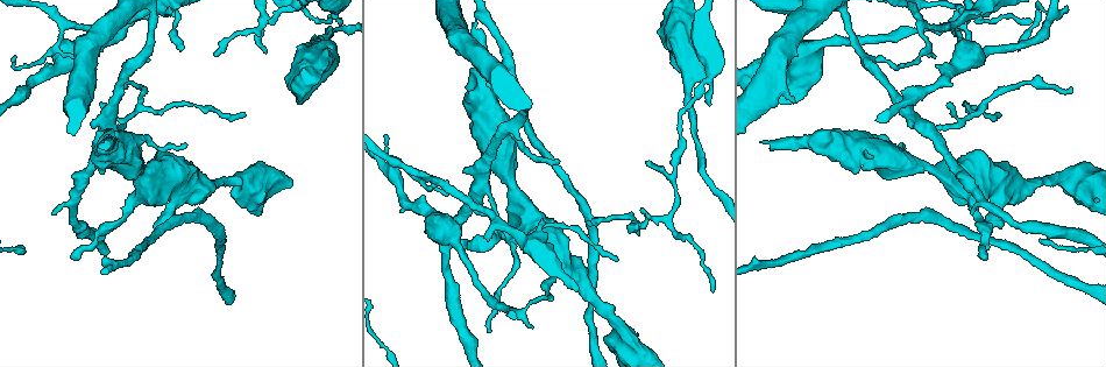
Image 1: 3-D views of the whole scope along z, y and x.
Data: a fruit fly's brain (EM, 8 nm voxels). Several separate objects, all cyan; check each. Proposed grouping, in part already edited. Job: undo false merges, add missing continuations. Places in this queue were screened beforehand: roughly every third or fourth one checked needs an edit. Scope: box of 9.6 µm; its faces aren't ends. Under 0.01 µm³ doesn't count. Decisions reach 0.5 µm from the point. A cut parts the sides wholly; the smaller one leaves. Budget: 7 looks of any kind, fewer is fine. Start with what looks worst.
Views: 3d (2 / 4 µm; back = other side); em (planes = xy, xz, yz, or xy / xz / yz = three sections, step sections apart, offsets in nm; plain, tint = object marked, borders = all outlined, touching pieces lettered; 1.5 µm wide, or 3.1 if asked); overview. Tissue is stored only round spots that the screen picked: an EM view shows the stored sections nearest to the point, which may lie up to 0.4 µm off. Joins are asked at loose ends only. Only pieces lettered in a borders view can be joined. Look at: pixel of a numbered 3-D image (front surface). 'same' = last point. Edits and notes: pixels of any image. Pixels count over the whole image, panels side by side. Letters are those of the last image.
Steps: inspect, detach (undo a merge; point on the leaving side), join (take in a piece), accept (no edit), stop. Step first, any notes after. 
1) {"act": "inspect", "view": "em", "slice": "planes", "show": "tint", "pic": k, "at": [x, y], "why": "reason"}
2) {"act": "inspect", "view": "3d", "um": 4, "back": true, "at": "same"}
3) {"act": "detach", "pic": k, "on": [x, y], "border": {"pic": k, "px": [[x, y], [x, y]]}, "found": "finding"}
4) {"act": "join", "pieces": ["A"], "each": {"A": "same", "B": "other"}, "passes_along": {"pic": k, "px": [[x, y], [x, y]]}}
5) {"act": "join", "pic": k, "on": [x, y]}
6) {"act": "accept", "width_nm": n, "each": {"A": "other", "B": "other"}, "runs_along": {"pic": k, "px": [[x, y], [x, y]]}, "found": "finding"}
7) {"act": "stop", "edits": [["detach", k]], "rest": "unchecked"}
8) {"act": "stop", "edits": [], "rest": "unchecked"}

{"act": "inspect", "view": "3d", "um": 4, "pic": 1, "at": [475, 19]}

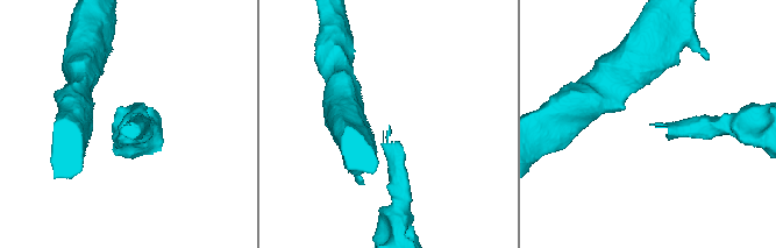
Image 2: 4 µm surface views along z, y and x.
{"act": "inspect", "view": "em", "slice": "xz", "step": 8, "show": "borders", "pic": 2, "at": [128, 122], "why": "shape alone is not enough"}

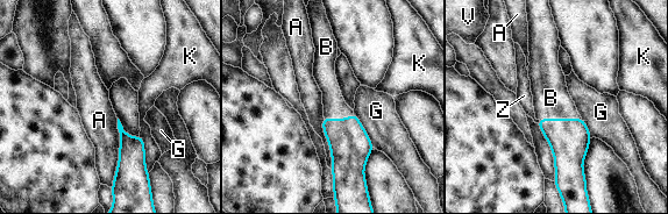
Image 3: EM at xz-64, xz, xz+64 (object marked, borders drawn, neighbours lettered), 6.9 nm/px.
{"act": "join", "pieces": ["B"], "each": {"A": "other", "B": "same", "G": "other", "K": "other", "V": "other", "Z": "other"}, "passes_along": {"pic": 3, "px": [[569, 138], [559, 119], [551, 98]]}, "found": "the neuron continues"}

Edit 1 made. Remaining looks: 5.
{"act": "inspect", "view": "overview", "why": "redraw"}

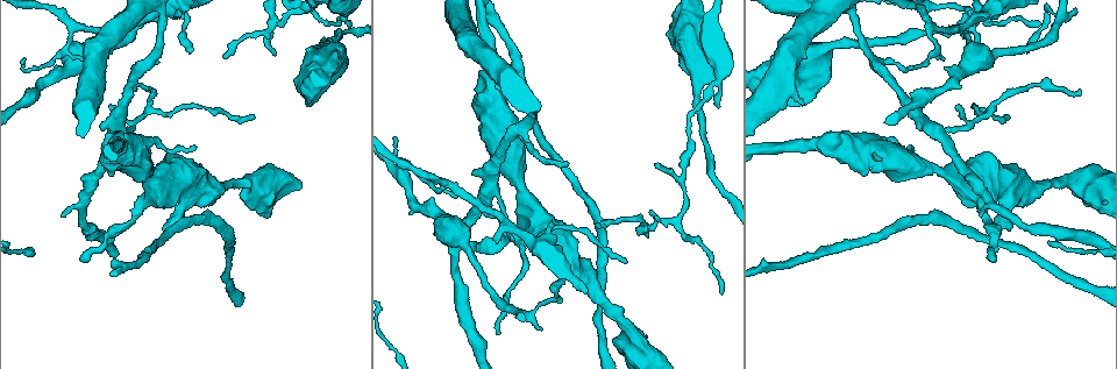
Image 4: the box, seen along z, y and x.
{"act": "inspect", "view": "em", "slice": "xz", "step": 8, "show": "tint", "pic": 4, "at": [63, 214], "why": "free end"}

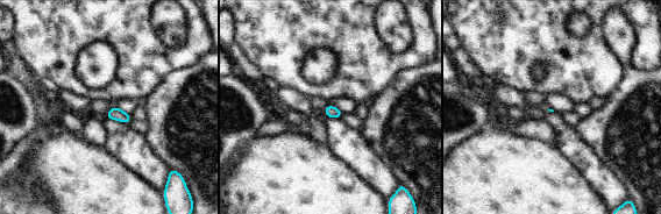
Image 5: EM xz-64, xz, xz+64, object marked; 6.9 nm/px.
{"act": "inspect", "view": "em", "slice": "planes", "show": "borders", "at": "same"}

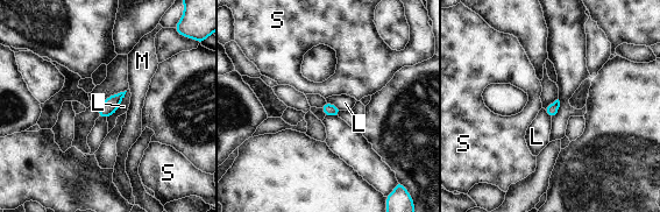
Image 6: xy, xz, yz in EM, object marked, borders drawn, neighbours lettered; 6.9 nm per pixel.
{"act": "accept", "each": {"L": "other", "M": "other", "S": "other"}, "border": {"pic": 6, "px": [[127, 91], [119, 107], [107, 118]]}, "found": "none of them fits"}

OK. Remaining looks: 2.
{"act": "inspect", "view": "em", "slice": "planes", "show": "plain", "pic": 4, "at": [393, 138], "why": "branch stops here"}

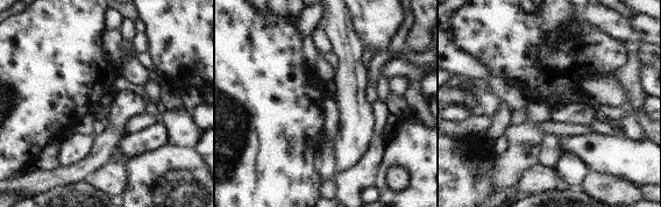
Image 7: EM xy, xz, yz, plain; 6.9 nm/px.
{"act": "inspect", "view": "em", "slice": "planes", "show": "borders", "at": "same"}

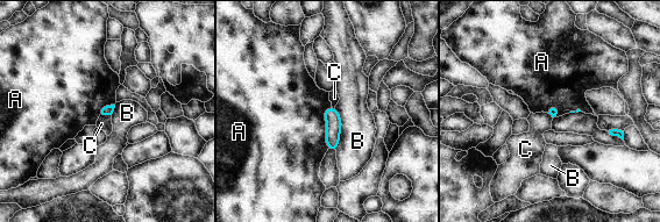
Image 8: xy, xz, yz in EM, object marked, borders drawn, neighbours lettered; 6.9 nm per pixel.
{"act": "accept", "each": {"A": "other", "B": "other", "C": "other"}, "border": {"pic": 8, "px": [[101, 113], [111, 115]]}, "found": "none of them fits"}

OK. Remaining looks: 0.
{"act": "stop", "edits": [["join", 3]], "rest": "unchecked"}

